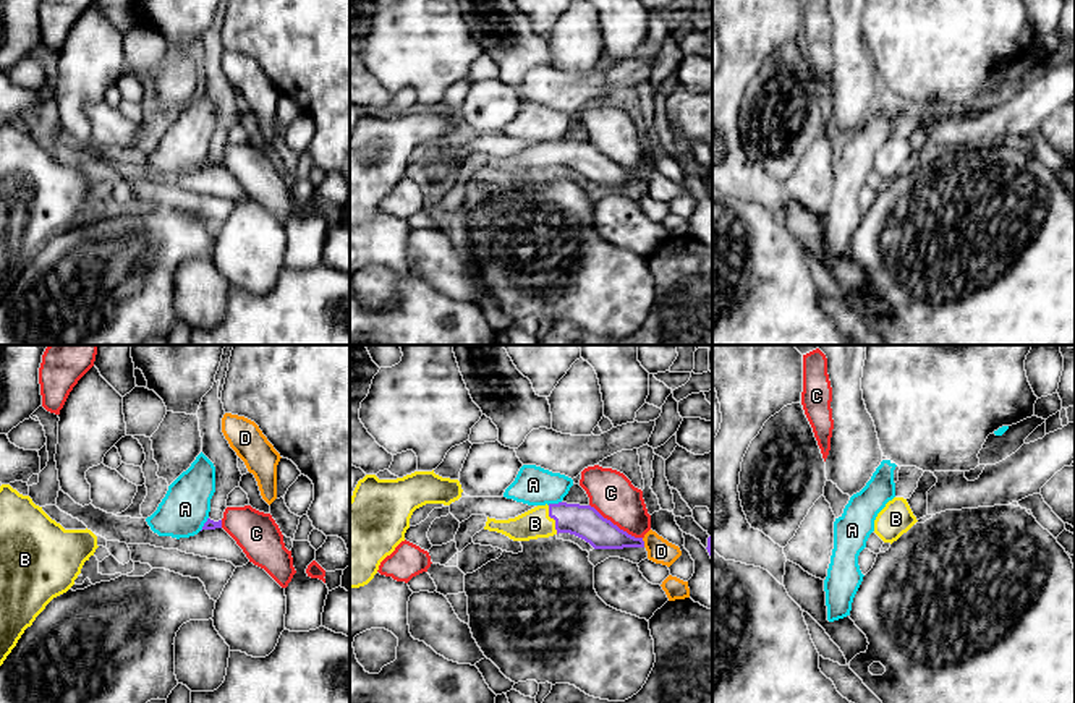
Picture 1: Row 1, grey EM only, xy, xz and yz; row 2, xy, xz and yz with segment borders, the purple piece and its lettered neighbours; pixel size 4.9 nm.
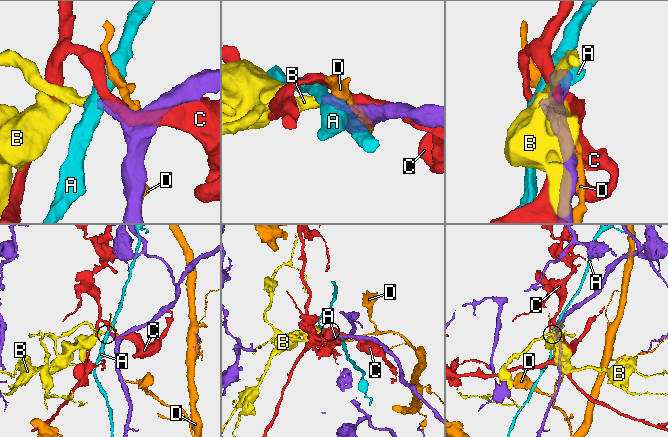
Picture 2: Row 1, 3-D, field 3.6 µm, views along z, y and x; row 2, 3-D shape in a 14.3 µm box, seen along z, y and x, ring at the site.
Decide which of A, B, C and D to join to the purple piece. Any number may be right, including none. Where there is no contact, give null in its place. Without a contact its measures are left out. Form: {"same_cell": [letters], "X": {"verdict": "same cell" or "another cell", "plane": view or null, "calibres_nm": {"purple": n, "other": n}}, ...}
{"same_cell": ["B"], "A": {"verdict": "another cell", "plane": "xy", "calibres_nm": {"purple": 50, "other": 240}}, "B": {"verdict": "same cell", "plane": "xz", "calibres_nm": {"purple": 160, "other": 150}}, "C": {"verdict": "another cell", "plane": "xz", "calibres_nm": {"purple": 160, "other": 220}}, "D": {"verdict": "another cell", "plane": "xz", "calibres_nm": {"purple": 160, "other": 120}}}

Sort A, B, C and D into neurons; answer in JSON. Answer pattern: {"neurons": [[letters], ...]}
{"neurons": [["A"], ["B"], ["C"], ["D"]]}

